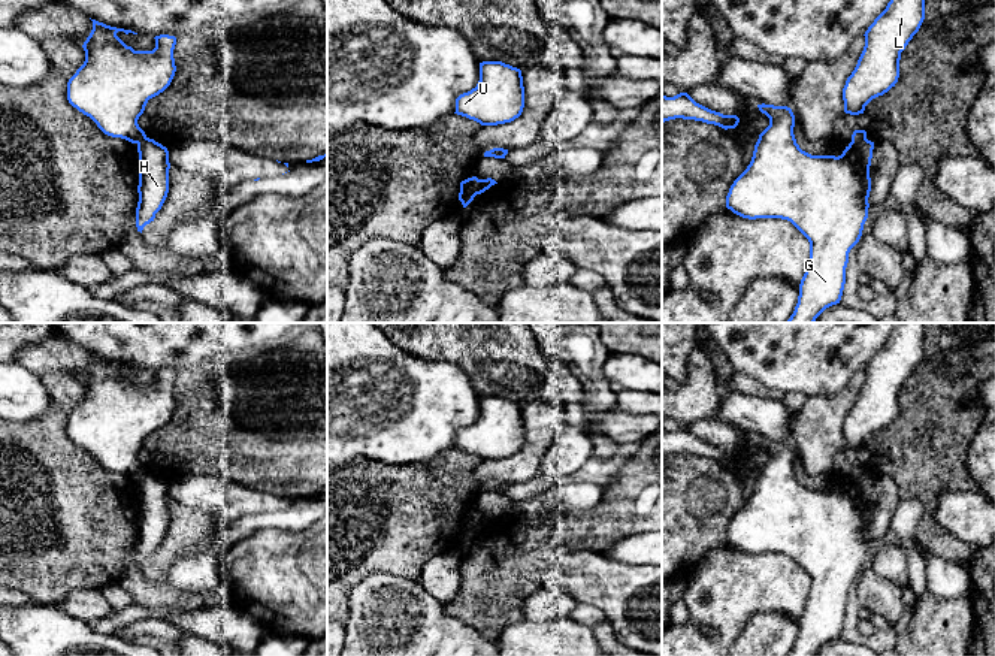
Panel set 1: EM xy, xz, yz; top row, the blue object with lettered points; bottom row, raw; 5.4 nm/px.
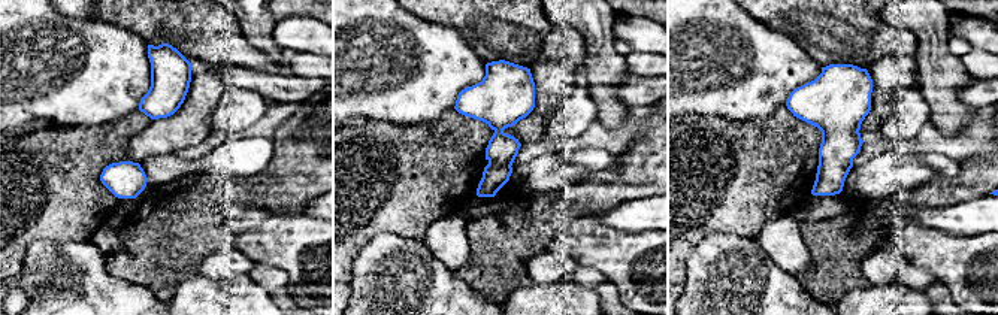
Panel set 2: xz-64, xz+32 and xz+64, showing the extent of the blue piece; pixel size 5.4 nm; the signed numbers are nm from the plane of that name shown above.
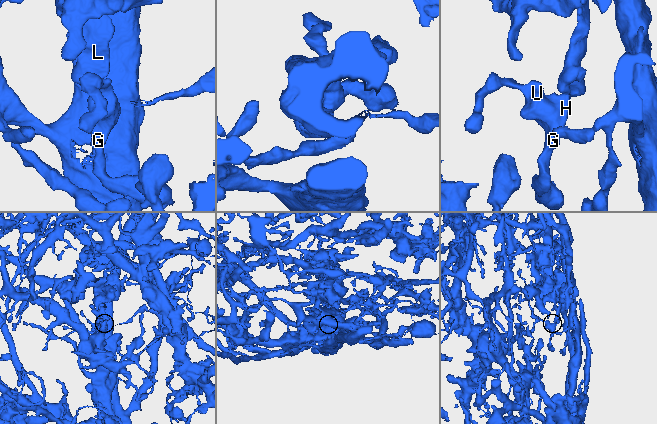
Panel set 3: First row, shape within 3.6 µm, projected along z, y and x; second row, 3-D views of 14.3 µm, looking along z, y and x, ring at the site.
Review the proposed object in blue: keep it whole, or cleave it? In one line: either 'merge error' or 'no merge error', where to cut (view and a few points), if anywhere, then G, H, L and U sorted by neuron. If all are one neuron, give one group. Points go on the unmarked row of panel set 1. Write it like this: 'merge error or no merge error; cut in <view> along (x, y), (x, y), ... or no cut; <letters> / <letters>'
merge error; cut in xz along (480, 514), (474, 529); G H U / L

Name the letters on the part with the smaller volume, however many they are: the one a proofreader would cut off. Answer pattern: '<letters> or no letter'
G, H, U

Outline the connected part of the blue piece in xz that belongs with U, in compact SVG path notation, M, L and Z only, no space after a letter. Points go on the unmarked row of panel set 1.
M483 396L477 421L456 433L454 448L481 460L498 460L518 453L523 442L521 405L502 396Z

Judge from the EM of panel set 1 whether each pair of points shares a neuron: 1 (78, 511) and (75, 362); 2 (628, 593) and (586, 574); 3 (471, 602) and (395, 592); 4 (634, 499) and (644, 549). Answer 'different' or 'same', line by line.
1: different
2: same
3: different
4: different

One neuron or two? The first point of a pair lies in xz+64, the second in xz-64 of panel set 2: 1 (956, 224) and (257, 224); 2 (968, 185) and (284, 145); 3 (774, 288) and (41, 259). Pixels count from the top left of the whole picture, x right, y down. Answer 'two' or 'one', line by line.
1: two
2: one
3: one

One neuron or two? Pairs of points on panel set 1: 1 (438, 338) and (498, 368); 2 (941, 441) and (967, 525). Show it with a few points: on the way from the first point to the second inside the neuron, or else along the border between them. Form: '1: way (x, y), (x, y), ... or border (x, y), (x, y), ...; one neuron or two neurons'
1: way (453, 338), (468, 338), (483, 353); one neuron
2: border (976, 489), (944, 490), (937, 501), (937, 522); two neurons

